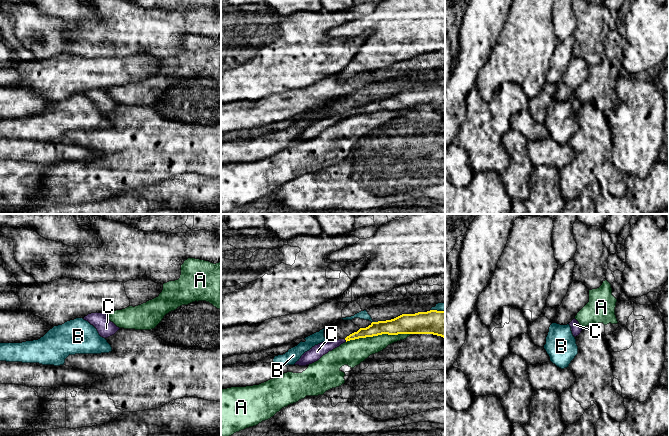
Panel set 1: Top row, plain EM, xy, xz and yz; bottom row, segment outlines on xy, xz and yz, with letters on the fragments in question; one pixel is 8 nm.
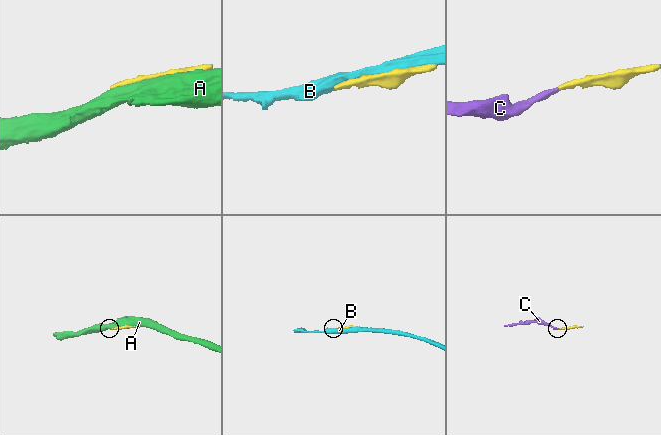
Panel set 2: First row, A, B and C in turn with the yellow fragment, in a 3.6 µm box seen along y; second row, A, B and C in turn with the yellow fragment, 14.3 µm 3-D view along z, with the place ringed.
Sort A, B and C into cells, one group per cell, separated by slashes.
A / B / C

